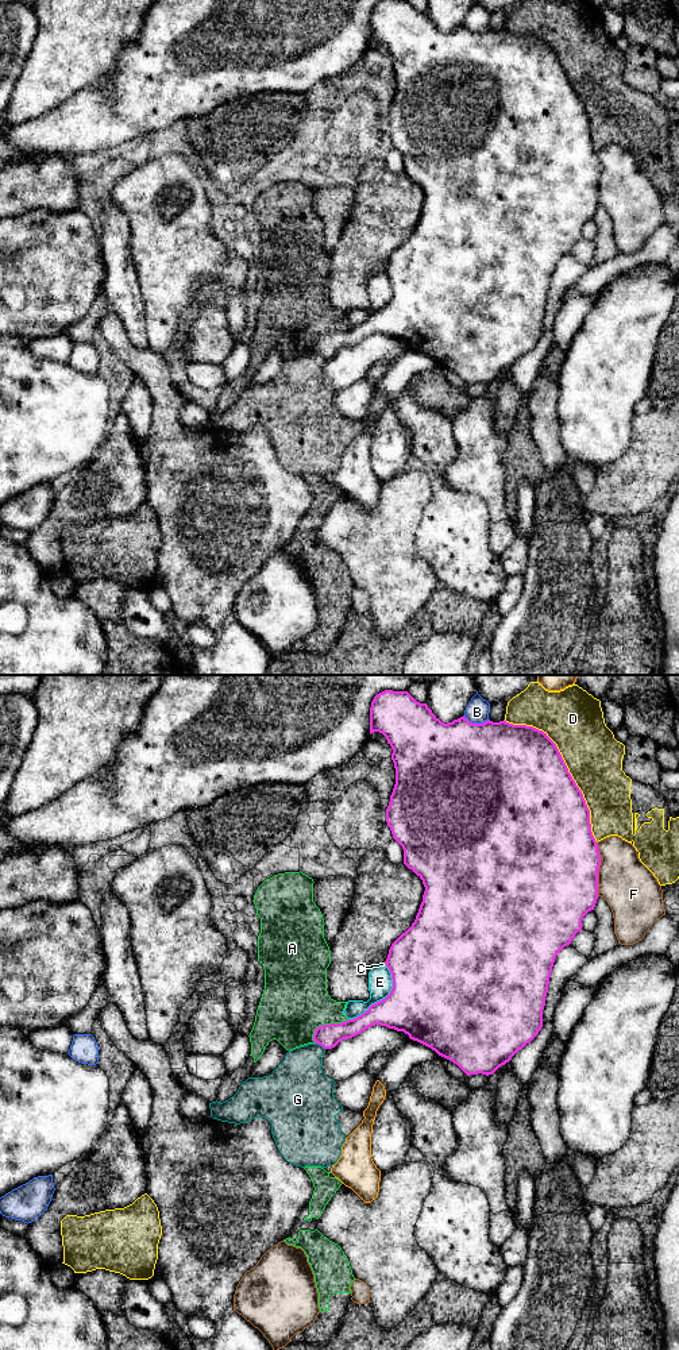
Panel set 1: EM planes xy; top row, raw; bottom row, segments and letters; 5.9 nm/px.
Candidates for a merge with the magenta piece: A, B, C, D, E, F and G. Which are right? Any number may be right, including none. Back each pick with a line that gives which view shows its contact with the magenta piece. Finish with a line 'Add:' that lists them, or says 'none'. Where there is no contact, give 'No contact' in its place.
Add: none

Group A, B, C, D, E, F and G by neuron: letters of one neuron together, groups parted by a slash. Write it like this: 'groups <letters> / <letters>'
groups A / B / C E / D / F / G

